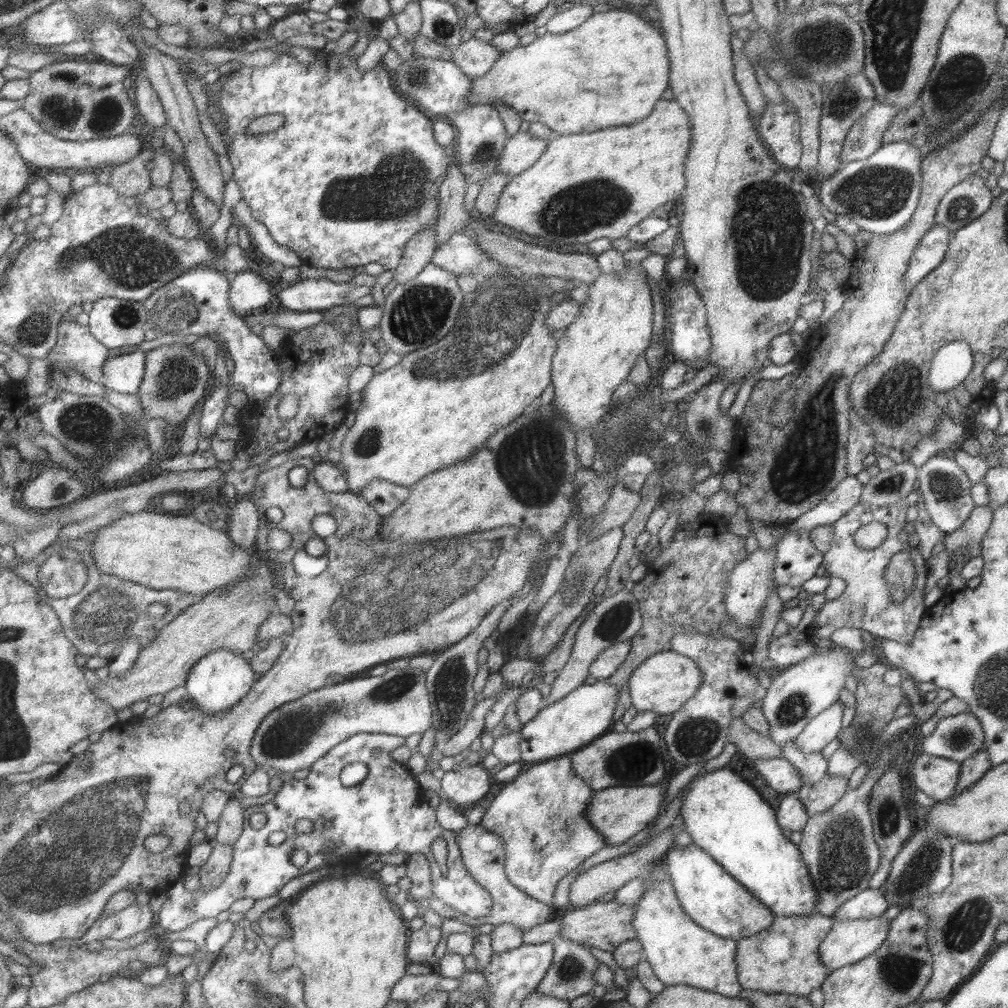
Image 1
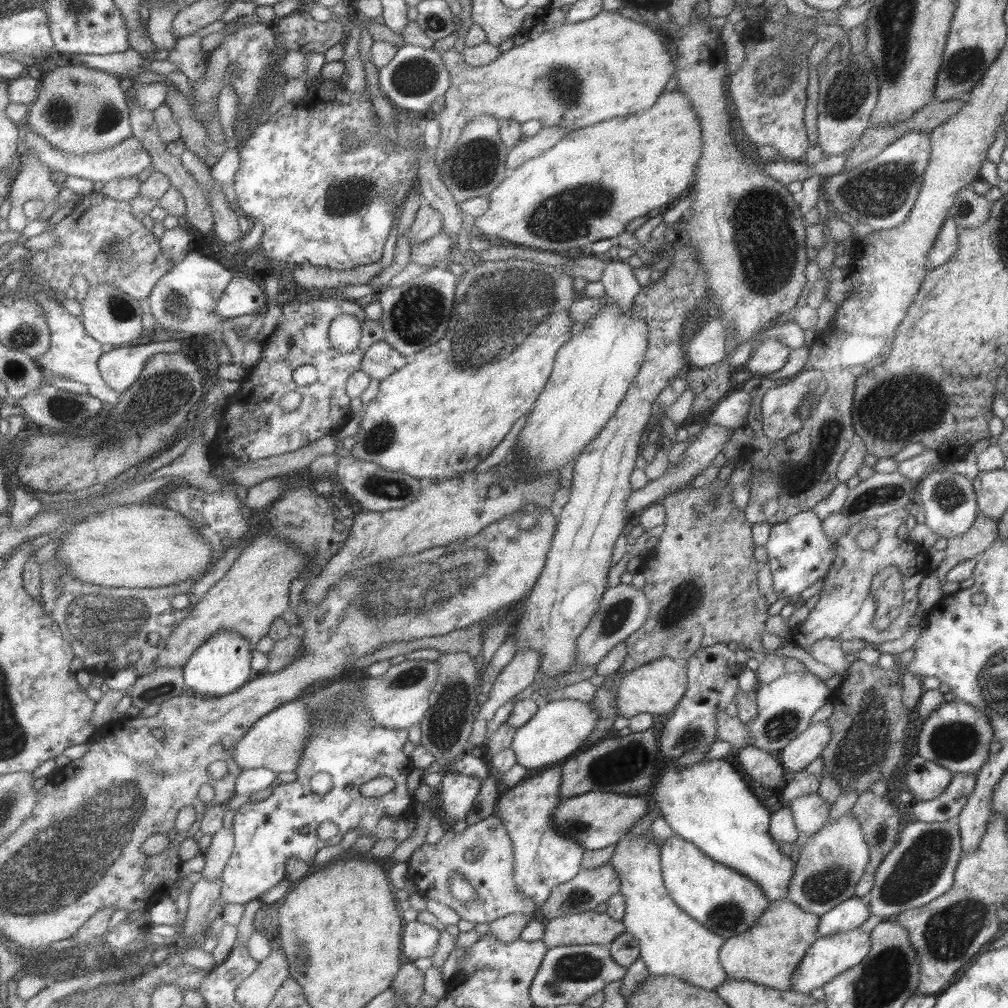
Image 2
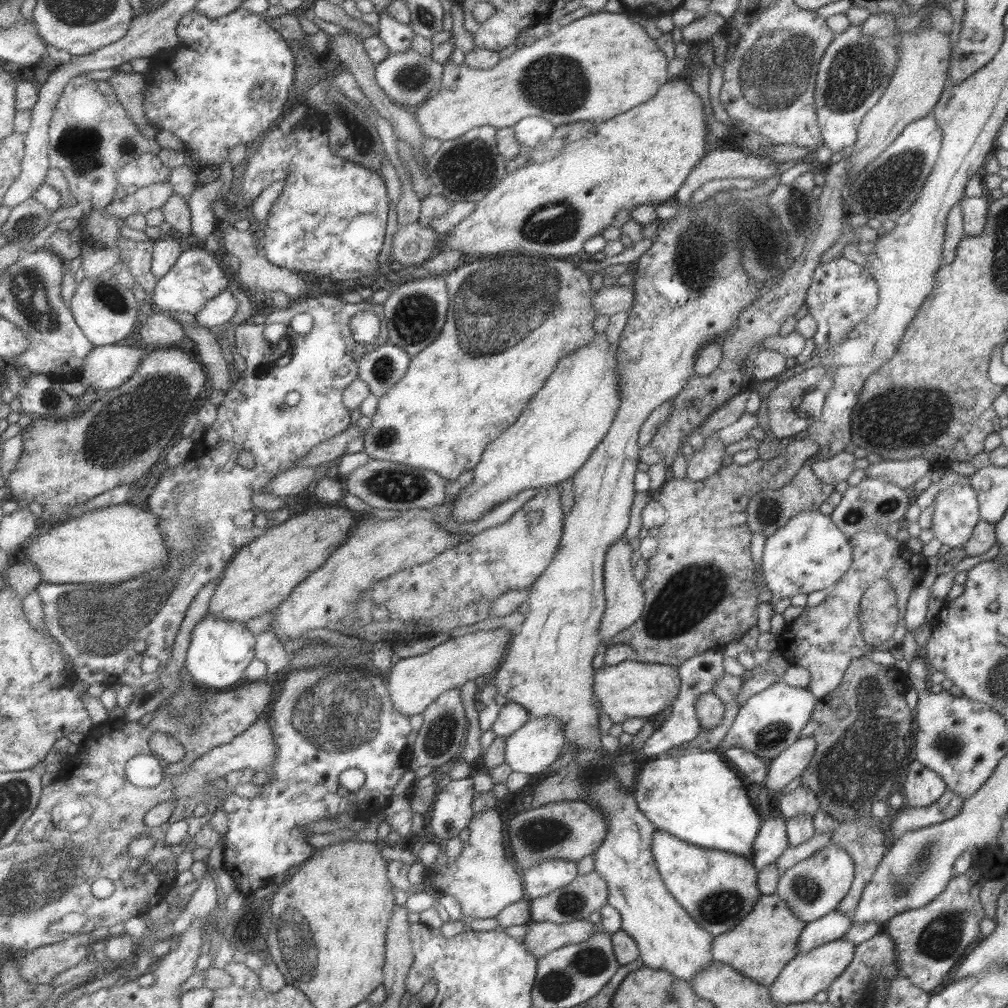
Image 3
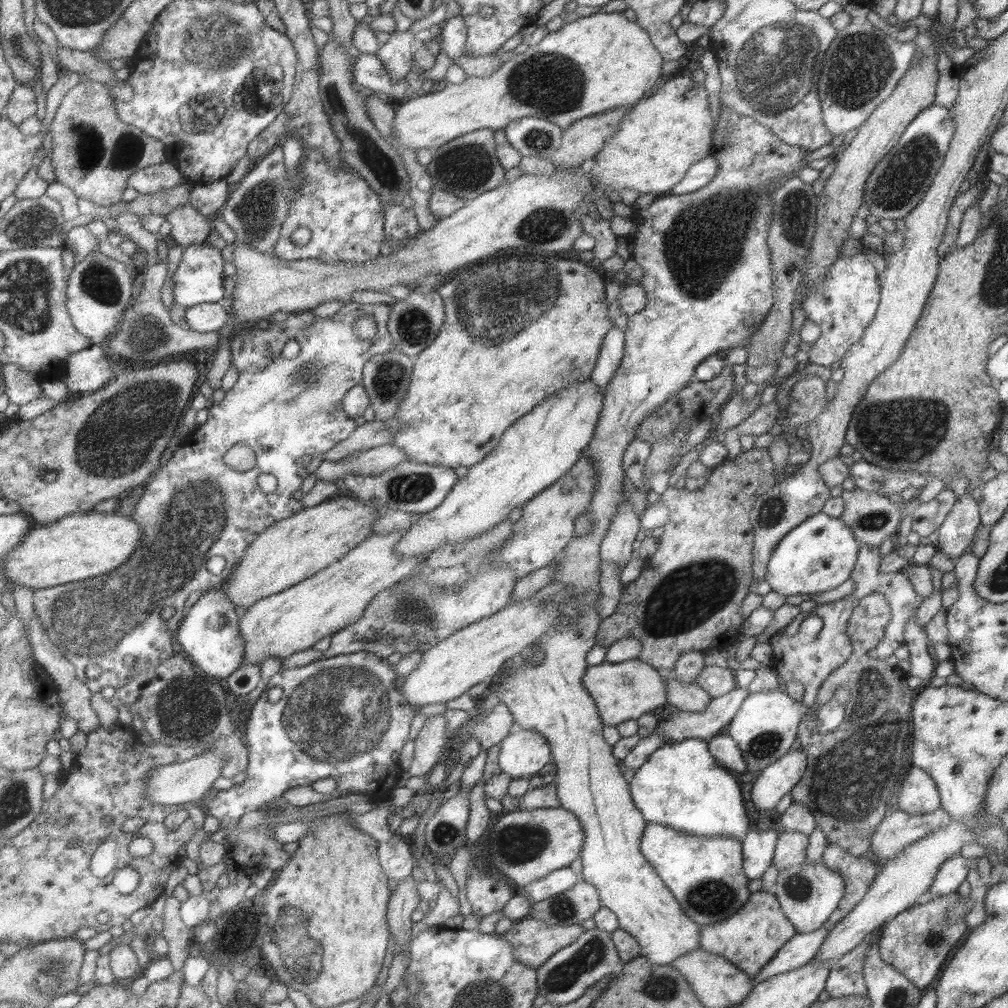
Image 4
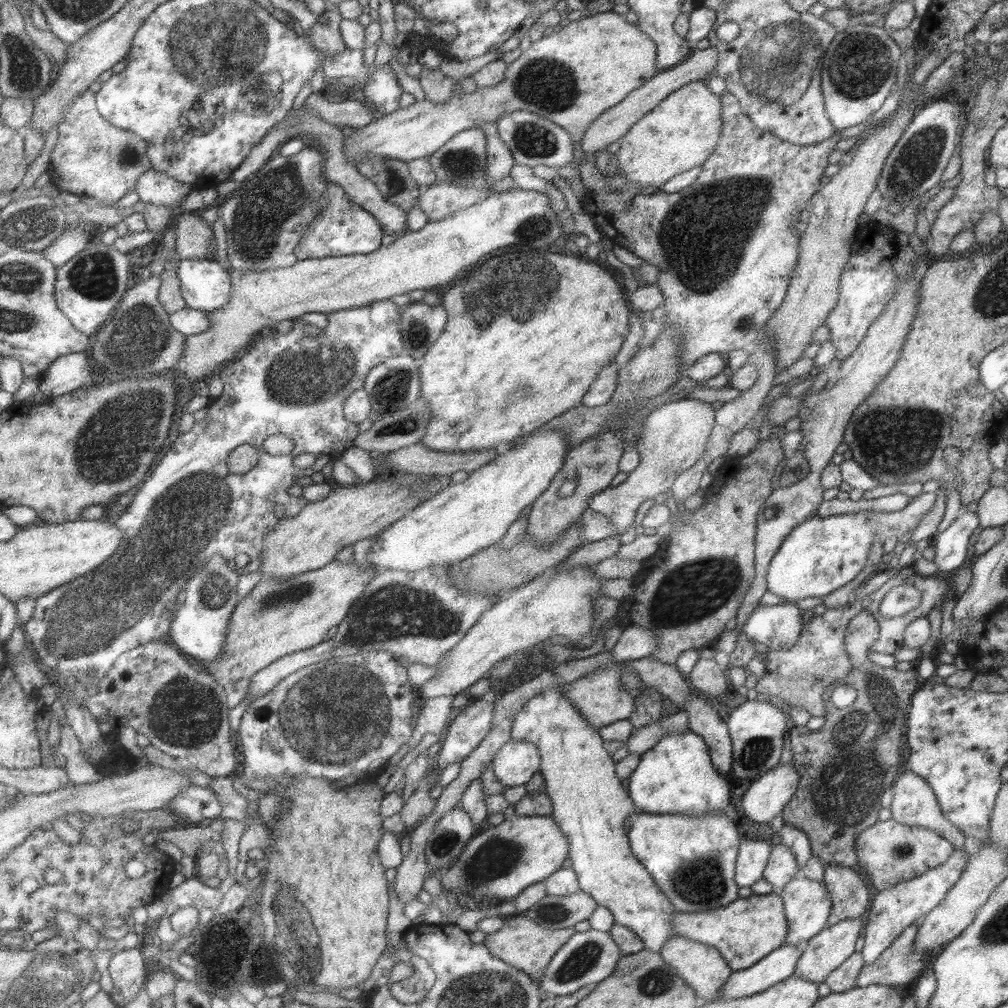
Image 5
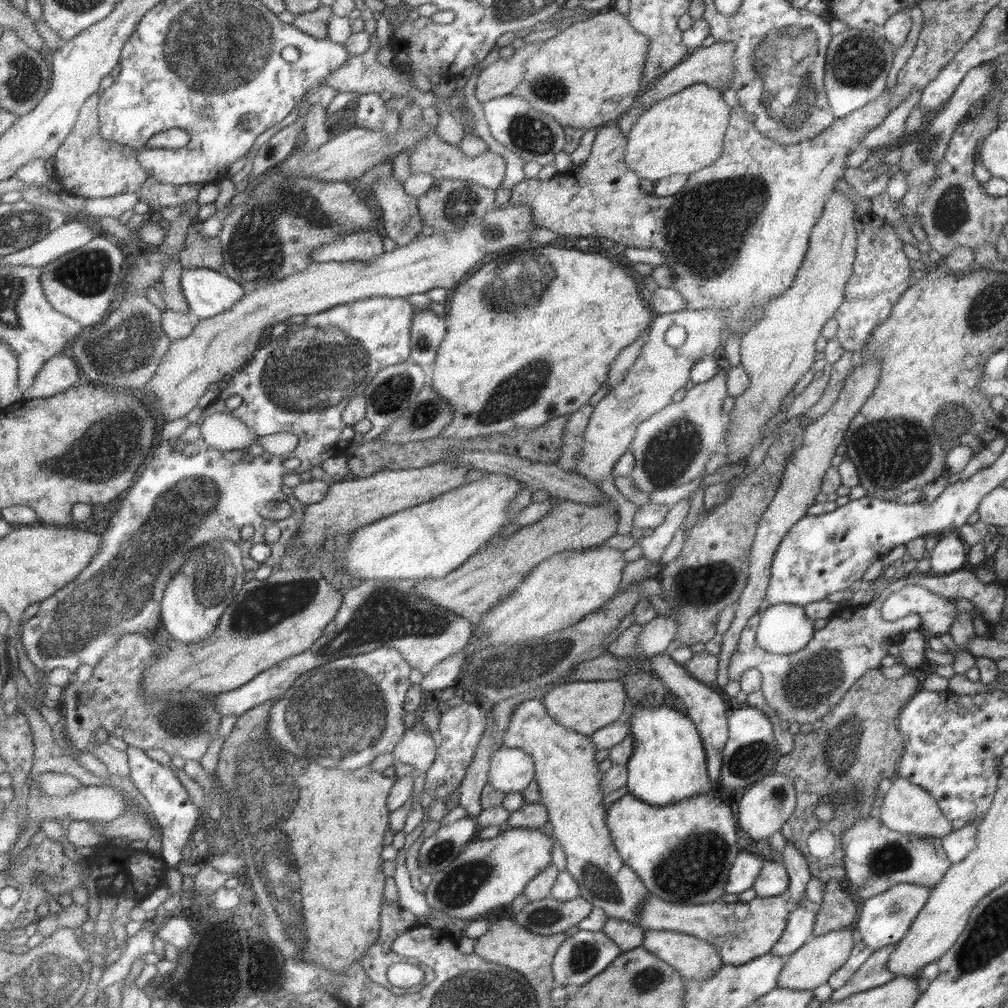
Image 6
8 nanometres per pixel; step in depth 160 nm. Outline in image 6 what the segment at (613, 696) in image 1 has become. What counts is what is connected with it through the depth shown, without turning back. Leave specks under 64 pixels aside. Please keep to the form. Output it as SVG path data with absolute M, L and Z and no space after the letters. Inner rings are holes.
M499 747L491 755L488 783L499 792L522 792L534 779L534 762L520 748Z

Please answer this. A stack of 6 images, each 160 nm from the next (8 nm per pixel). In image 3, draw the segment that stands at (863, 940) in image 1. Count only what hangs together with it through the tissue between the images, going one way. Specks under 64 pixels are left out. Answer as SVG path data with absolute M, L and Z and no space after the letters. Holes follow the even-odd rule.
M839 938L829 943L819 945L809 952L797 953L779 971L775 980L768 986L773 1003L781 1005L800 1004L812 1000L817 992L826 988L840 976L840 972L853 958L854 946L851 942Z

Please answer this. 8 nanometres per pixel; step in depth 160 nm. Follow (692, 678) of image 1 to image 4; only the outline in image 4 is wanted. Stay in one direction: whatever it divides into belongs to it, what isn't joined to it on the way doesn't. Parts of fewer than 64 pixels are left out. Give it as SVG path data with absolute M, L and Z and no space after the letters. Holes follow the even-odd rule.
M639 659L625 660L617 664L603 661L596 666L588 666L582 674L581 684L593 699L604 726L615 726L625 720L637 720L647 711L658 712L666 702L663 676Z

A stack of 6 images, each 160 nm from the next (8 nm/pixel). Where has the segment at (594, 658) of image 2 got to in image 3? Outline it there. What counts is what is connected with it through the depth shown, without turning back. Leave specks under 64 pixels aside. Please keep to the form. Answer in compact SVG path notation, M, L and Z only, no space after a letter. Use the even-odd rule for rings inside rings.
M625 537L618 538L605 551L603 563L604 593L605 593L605 610L600 620L598 635L600 636L600 645L607 646L610 644L610 638L614 637L620 630L627 628L642 613L644 598L639 581L633 575L633 566L629 561L631 556L631 547Z

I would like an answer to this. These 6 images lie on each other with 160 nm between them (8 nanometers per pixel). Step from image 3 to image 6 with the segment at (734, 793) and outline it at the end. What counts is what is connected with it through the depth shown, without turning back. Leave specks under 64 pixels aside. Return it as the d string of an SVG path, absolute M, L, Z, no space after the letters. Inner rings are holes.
M624 700L622 718L628 722L628 735L632 736L633 750L624 764L627 770L626 787L636 799L644 803L665 806L681 799L715 790L717 784L709 782L702 740L691 719L679 710L664 705L636 707L631 700Z

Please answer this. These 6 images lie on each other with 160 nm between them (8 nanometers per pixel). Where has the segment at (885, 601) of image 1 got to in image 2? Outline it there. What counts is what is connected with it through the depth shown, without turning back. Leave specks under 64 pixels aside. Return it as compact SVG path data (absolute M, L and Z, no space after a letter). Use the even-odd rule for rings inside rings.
M900 508L879 518L860 519L857 524L849 527L849 530L843 536L834 540L834 557L828 574L824 576L819 599L800 625L789 628L788 638L790 642L809 653L813 643L825 637L838 641L855 638L855 634L851 630L851 620L859 612L863 600L869 596L873 575L890 564L898 567L898 571L902 573L903 604L901 604L900 614L884 630L871 630L869 626L865 626L861 636L868 643L881 644L901 637L908 630L907 622L914 615L918 606L916 594L919 583L924 575L929 572L930 567L926 548L921 547L919 543L911 543L908 540L902 541L896 536L897 528L905 523L907 516L908 509ZM865 529L875 529L877 531L877 542L869 550L859 548L859 545L855 542L857 534Z

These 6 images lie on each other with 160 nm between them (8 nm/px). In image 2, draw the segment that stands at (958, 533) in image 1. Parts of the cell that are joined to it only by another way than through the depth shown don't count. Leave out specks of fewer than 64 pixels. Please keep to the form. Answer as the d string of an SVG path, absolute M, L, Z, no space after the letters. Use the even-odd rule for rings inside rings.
M978 512L973 525L967 532L946 539L945 557L936 568L936 577L941 582L946 582L945 575L950 568L977 557L986 548L989 548L989 545L998 538L997 525L997 521Z

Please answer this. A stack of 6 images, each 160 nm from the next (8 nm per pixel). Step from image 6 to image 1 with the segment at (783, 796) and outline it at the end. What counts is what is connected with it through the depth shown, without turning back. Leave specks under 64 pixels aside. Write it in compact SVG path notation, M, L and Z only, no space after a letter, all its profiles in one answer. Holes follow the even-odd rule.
M837 700L811 718L793 740L798 750L803 754L820 752L825 744L839 736L844 707L841 701Z

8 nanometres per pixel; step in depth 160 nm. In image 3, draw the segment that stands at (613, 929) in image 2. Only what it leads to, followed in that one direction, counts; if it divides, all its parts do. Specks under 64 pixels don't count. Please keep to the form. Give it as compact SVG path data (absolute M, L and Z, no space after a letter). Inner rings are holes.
M587 919L559 925L529 920L526 925L528 930L523 936L523 945L537 959L563 946L584 942L593 934L601 932L599 925L592 924Z

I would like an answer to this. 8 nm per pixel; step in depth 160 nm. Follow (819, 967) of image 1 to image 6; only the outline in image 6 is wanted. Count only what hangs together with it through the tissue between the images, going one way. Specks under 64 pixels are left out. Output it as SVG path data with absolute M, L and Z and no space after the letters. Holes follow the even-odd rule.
M649 895L645 898L645 904L639 908L634 922L642 931L652 929L695 936L695 939L711 944L723 963L739 966L770 951L783 934L790 911L790 905L780 895L755 897L749 902L737 901L725 904L722 901L715 901L695 905L675 904Z

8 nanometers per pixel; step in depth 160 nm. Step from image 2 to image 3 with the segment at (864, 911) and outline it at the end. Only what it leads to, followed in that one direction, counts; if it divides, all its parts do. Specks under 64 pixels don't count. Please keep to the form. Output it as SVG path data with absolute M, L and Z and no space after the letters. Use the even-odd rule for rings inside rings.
M837 910L805 923L801 934L799 934L799 940L797 940L796 952L809 952L819 945L838 940L850 927L850 914Z

